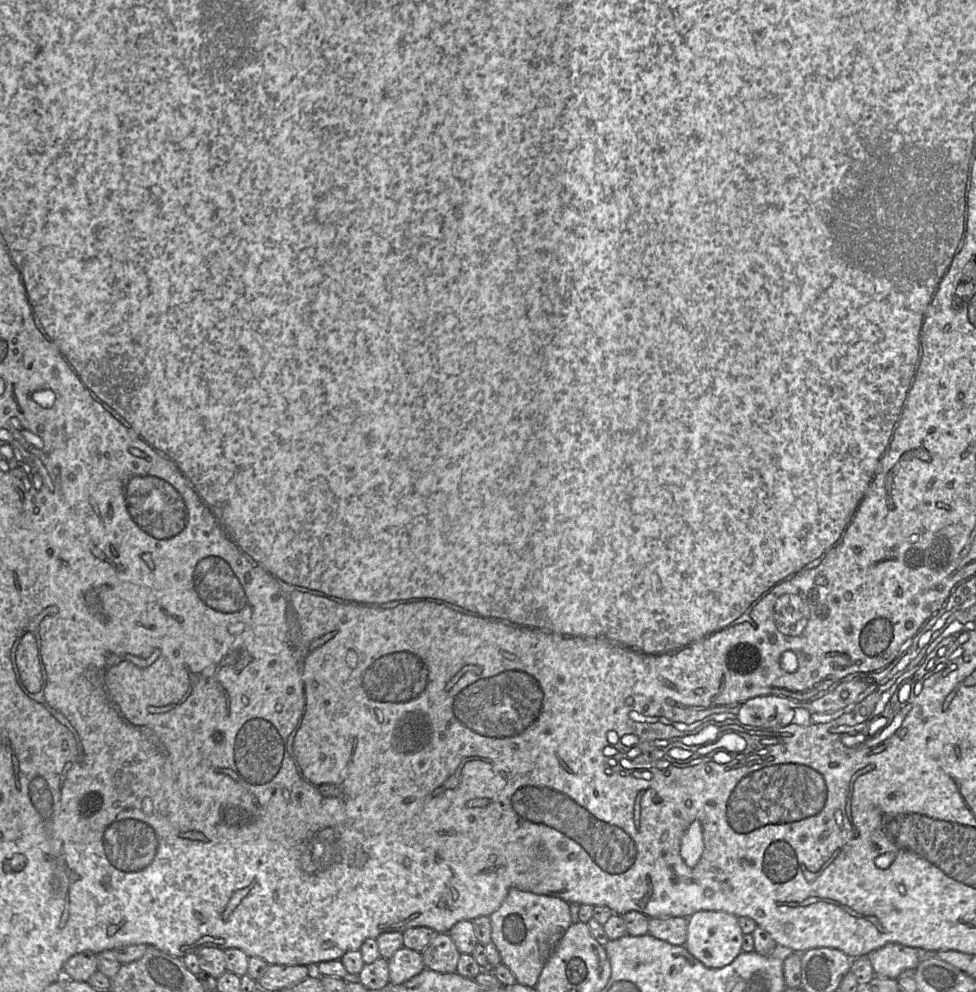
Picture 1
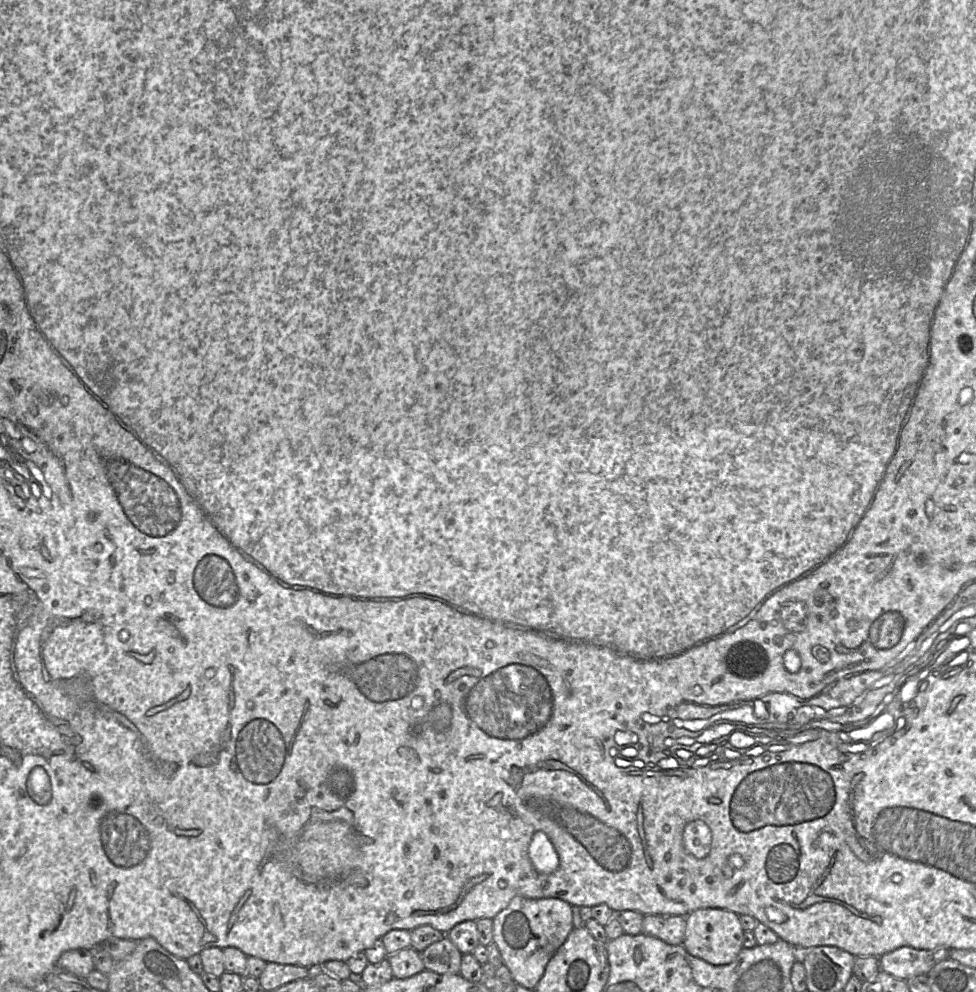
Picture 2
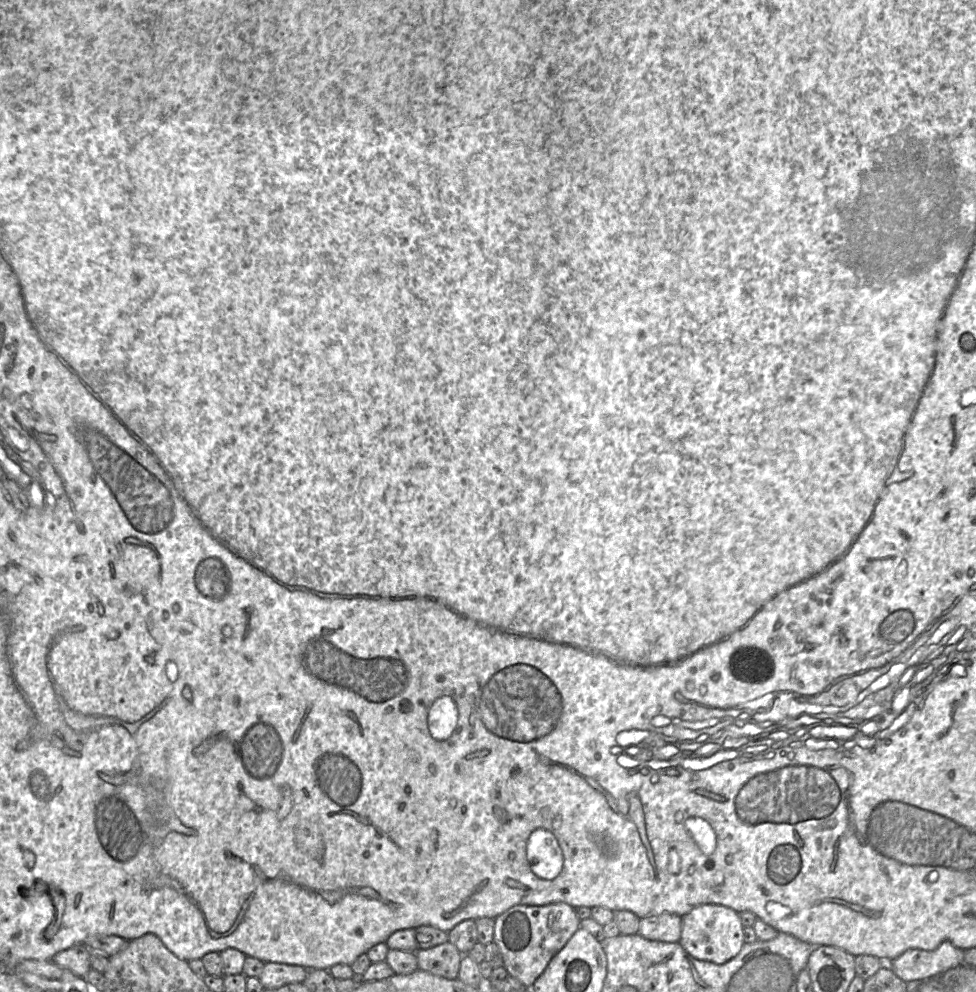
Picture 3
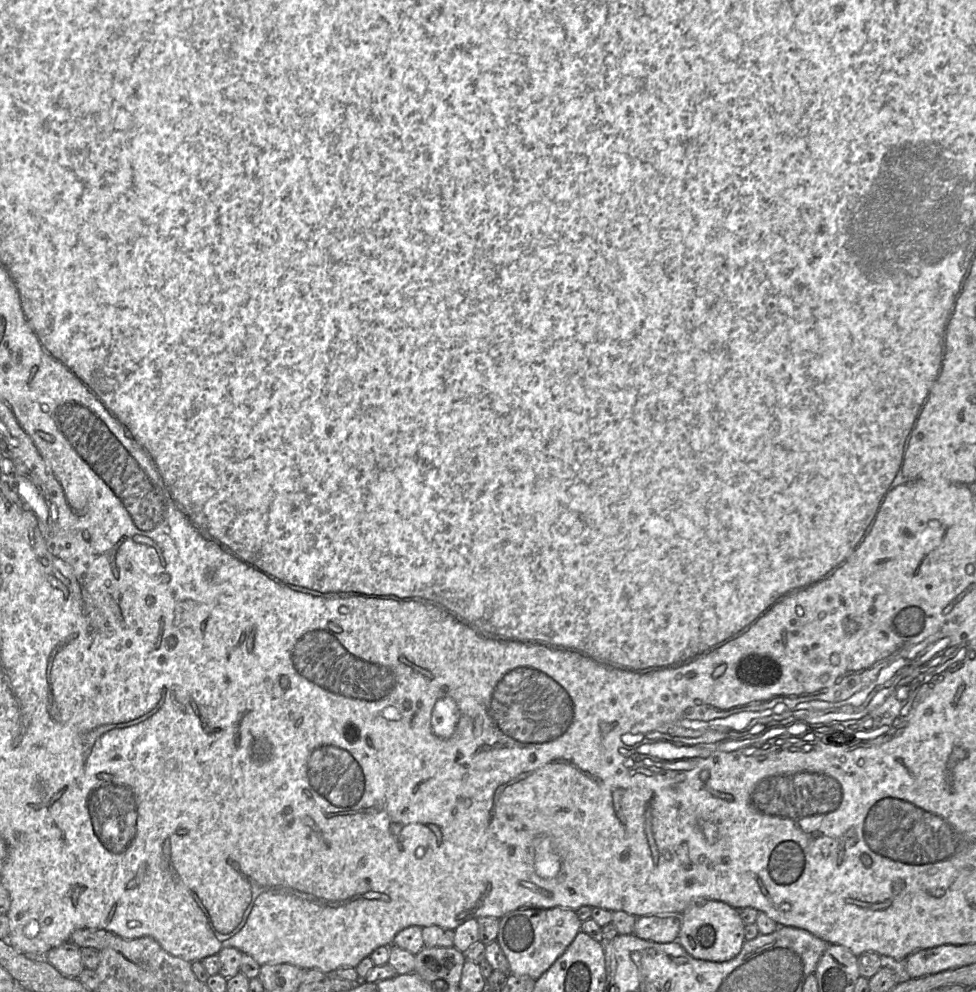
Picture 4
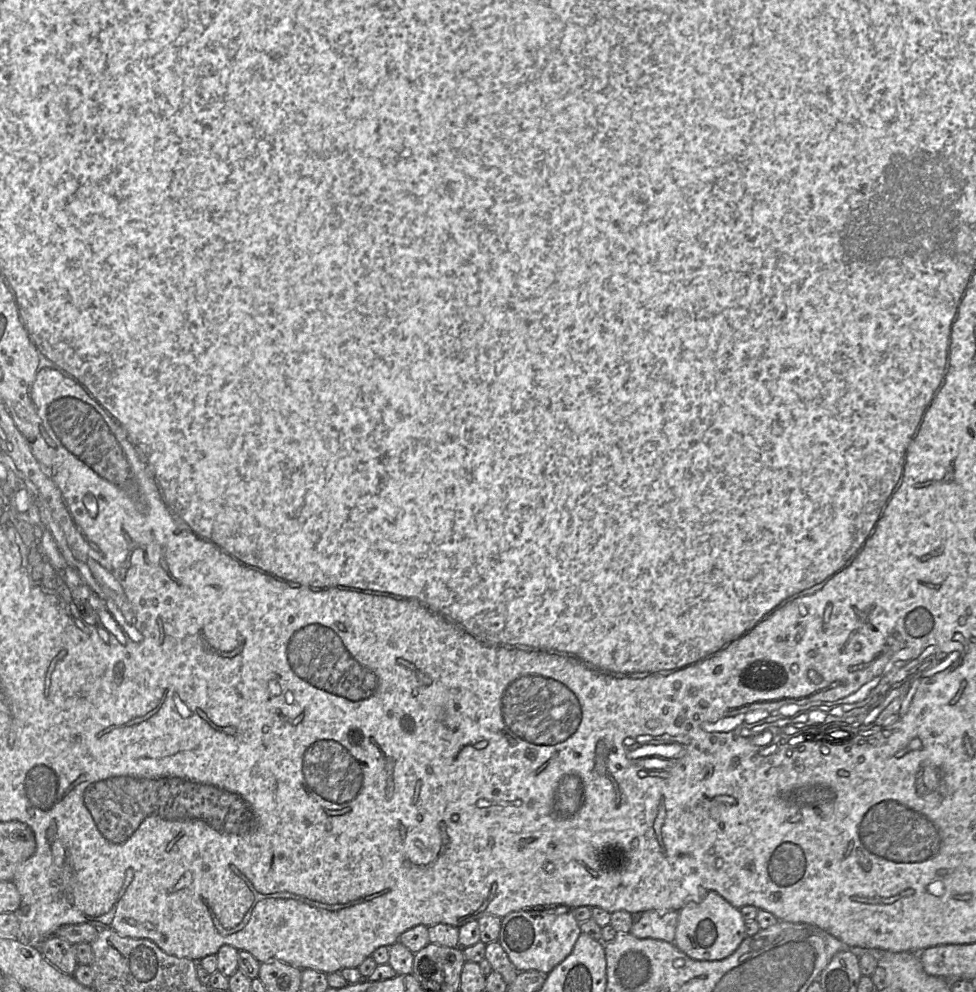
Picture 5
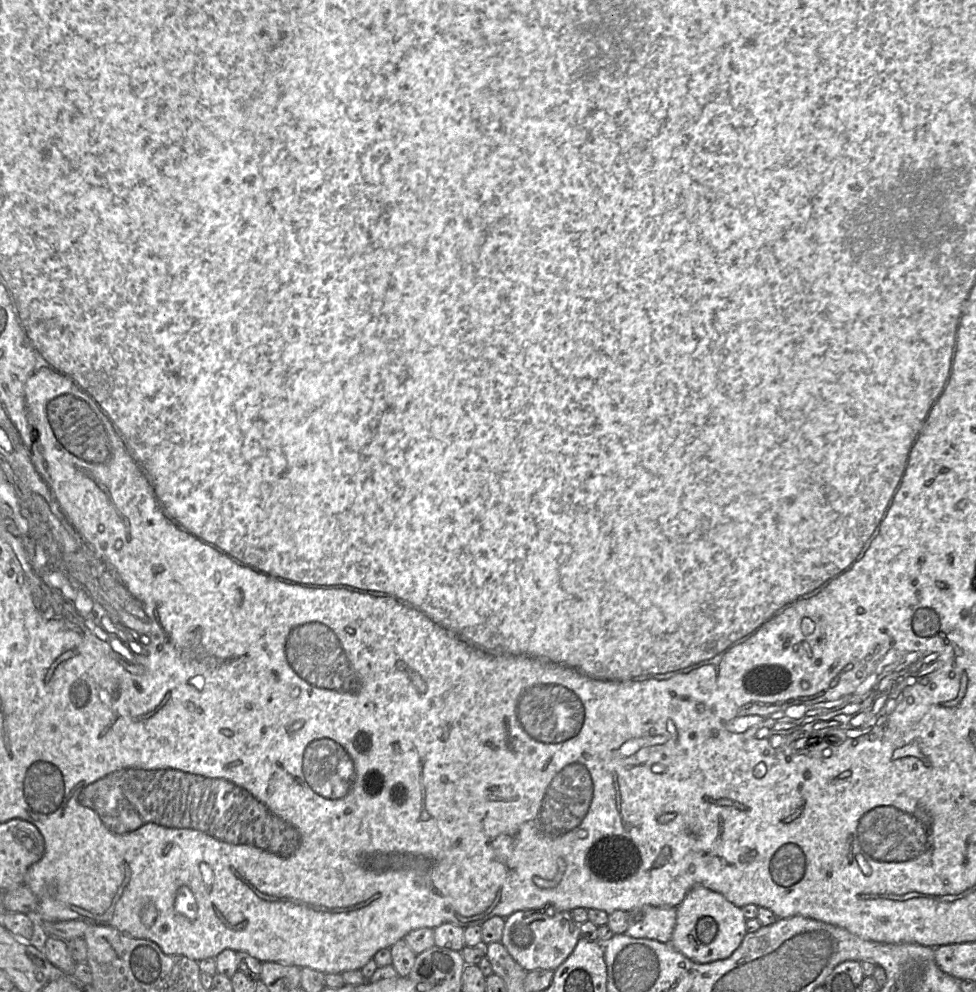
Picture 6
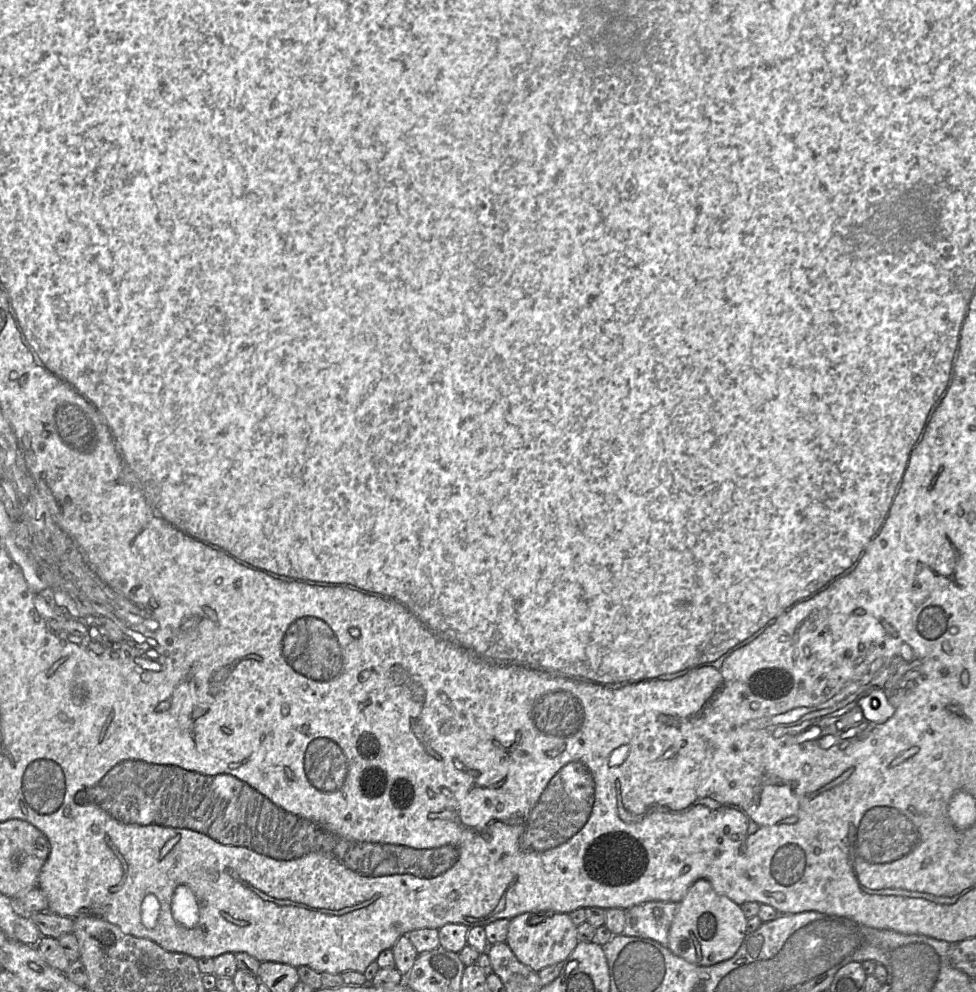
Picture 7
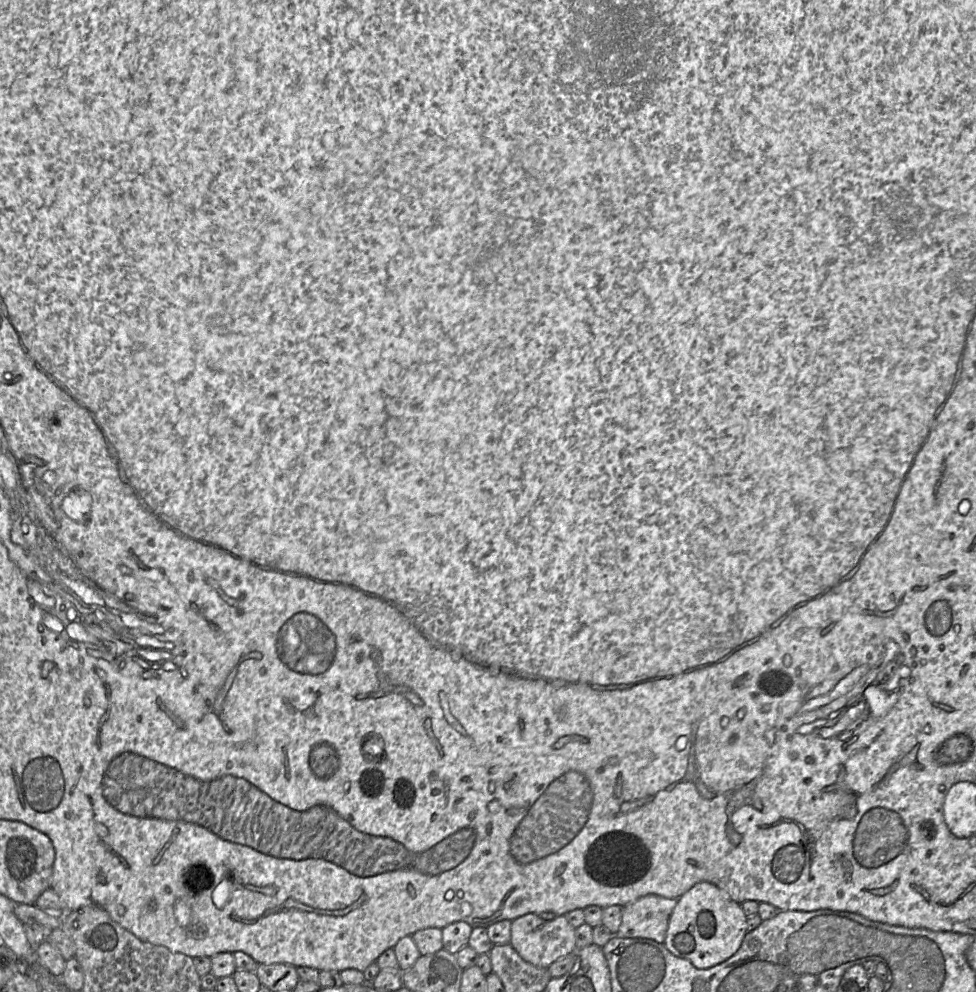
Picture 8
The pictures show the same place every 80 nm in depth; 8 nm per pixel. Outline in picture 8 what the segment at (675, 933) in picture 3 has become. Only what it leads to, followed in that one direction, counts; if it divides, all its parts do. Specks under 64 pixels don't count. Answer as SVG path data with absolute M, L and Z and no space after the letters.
M649 894L623 907L617 935L622 938L646 938L664 943L669 918L677 904L675 898Z

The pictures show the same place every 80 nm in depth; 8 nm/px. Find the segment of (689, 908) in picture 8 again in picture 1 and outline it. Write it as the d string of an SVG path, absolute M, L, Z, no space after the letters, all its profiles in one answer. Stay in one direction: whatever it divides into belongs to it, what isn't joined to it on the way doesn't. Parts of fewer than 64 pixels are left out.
M697 911L687 918L686 949L708 968L722 968L742 952L743 932L738 917L722 911Z

